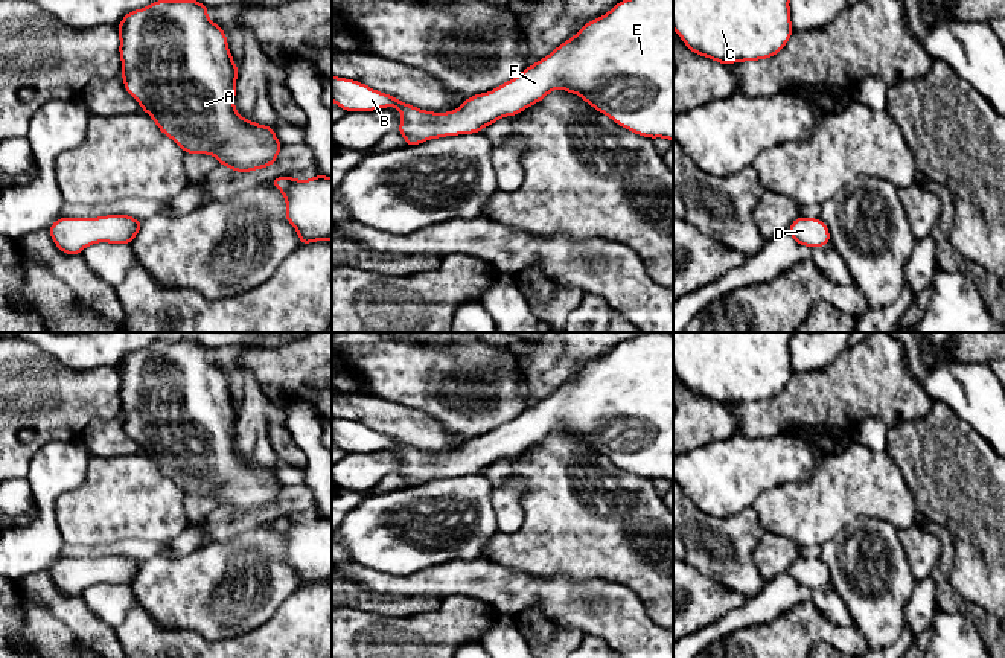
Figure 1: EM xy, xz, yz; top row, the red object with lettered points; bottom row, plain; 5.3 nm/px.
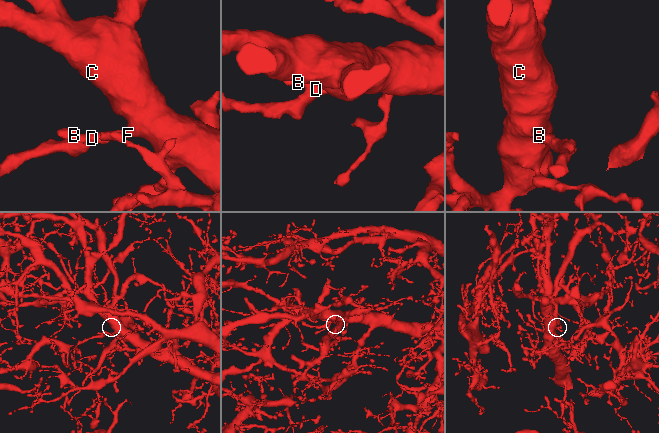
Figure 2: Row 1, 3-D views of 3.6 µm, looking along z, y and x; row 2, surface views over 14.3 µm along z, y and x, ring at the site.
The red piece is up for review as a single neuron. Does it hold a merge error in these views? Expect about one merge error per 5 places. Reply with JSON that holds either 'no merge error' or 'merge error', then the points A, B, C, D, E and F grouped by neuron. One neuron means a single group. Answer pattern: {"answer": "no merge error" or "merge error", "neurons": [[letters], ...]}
{"answer": "no merge error", "neurons": [["A", "B", "C", "D", "E", "F"]]}

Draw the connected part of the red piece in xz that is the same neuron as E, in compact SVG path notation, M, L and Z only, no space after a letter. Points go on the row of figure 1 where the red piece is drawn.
M673 0L618 2L609 12L588 21L568 41L524 69L516 78L490 93L464 99L454 111L425 111L356 79L332 76L332 101L344 111L396 107L402 114L396 131L405 137L405 146L420 145L429 139L480 133L501 117L519 114L556 88L579 94L598 113L635 134L673 142Z

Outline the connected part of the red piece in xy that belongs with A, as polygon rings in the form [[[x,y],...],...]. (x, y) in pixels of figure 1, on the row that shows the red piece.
[[[155,0],[149,6],[128,12],[117,26],[122,59],[120,75],[125,90],[186,154],[215,155],[218,164],[234,172],[251,172],[277,161],[283,145],[274,134],[276,126],[263,126],[244,119],[234,108],[239,67],[230,55],[227,34],[207,18],[210,8],[198,0]]]

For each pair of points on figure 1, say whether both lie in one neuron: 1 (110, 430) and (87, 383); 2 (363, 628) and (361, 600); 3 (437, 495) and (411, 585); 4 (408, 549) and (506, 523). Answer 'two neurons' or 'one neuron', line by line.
1: two neurons
2: two neurons
3: two neurons
4: two neurons

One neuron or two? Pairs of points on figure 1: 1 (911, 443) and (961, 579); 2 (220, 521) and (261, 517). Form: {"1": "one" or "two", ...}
{"1": "one", "2": "one"}

